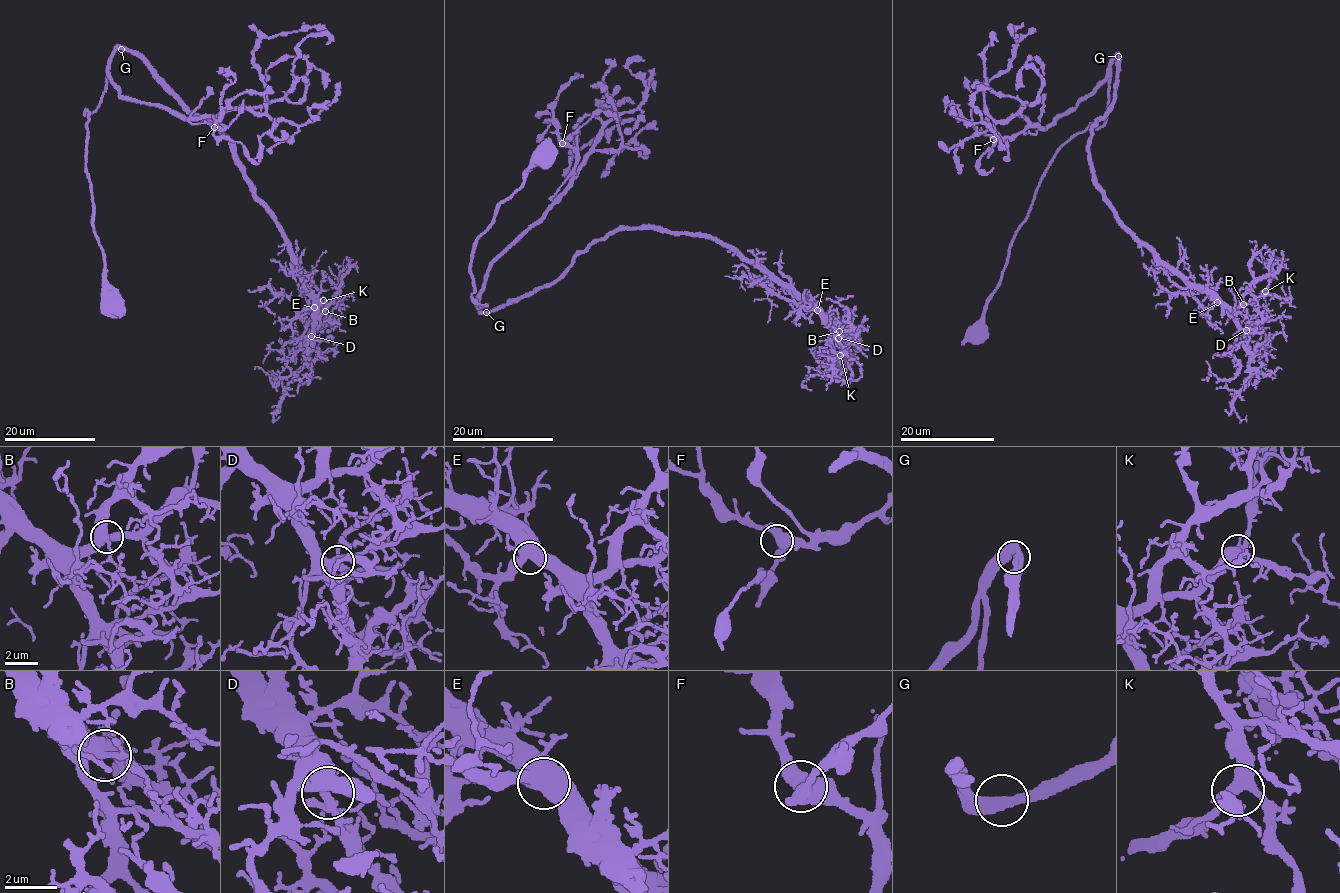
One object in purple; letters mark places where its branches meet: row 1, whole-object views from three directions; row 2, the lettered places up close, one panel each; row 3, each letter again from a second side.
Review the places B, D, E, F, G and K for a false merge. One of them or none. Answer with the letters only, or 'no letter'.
no letter

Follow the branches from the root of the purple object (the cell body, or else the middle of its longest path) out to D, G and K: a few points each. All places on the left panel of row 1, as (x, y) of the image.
D: (113, 311), (94, 233), (85, 111), (99, 103), (109, 58), (127, 48), (228, 140), (314, 301), (311, 336)
G: (113, 311), (94, 233), (85, 111), (97, 108), (109, 58), (121, 49)
K: (113, 311), (94, 233), (85, 111), (97, 108), (119, 48), (228, 140), (316, 313), (323, 300)

